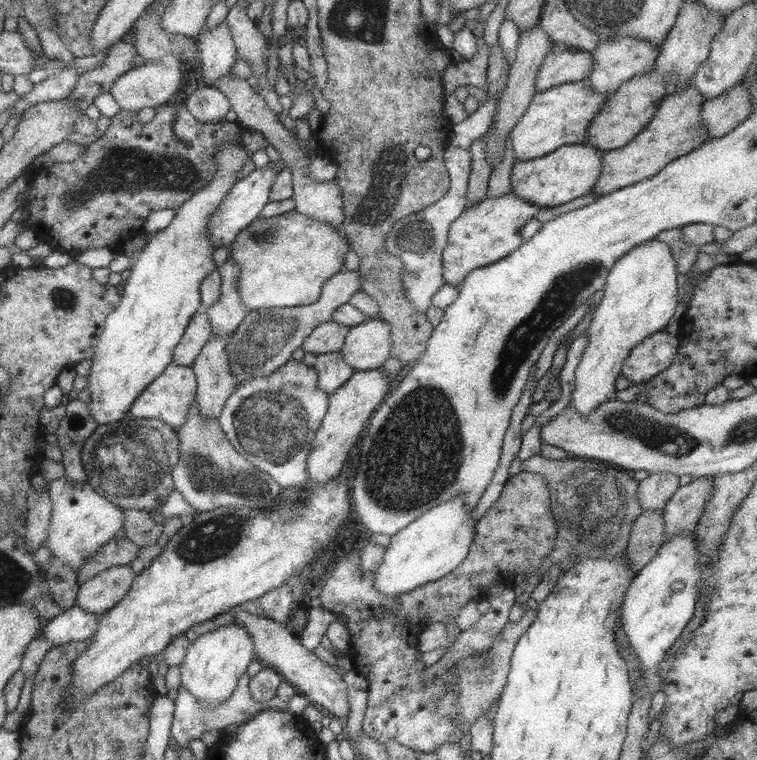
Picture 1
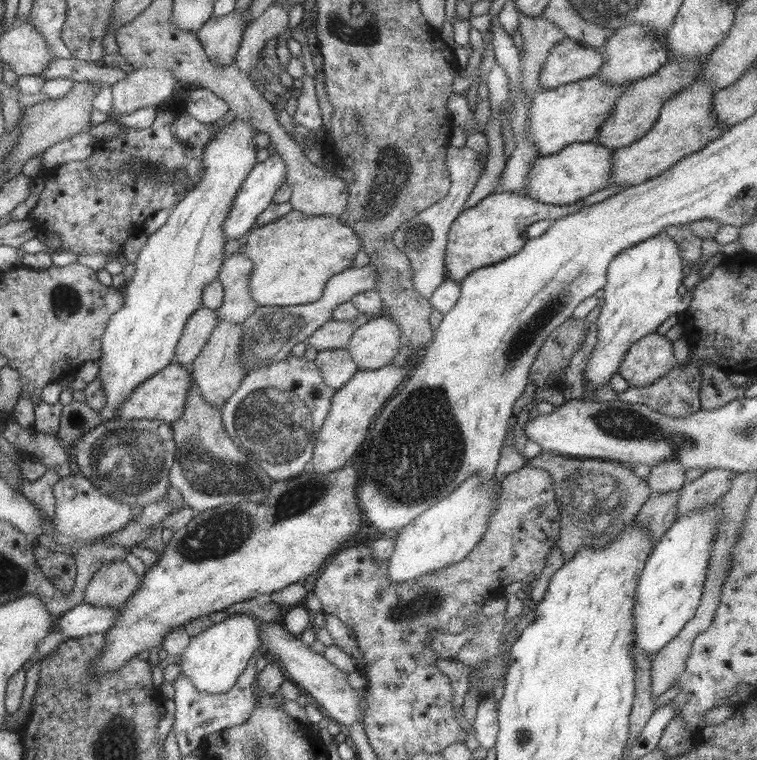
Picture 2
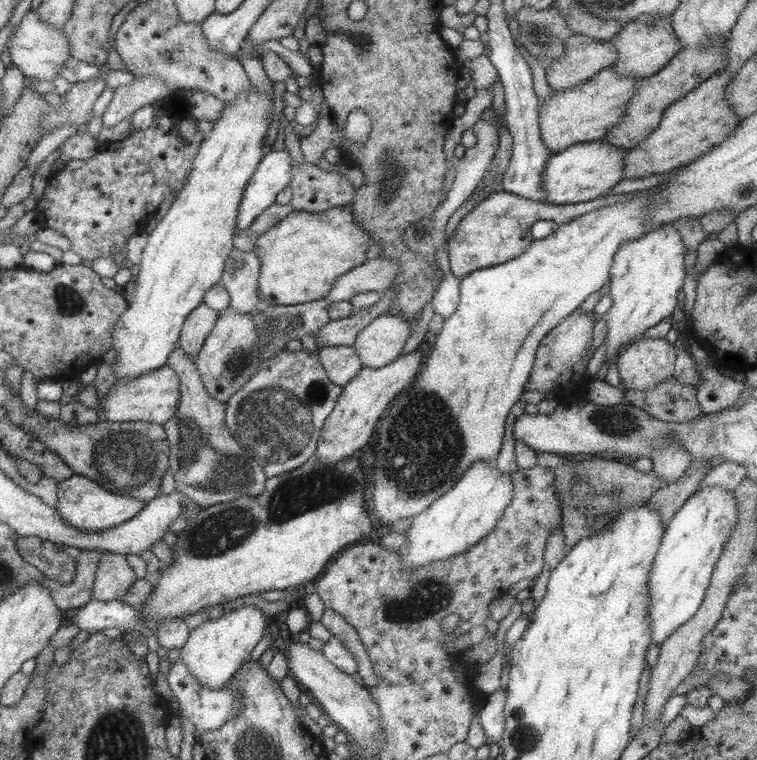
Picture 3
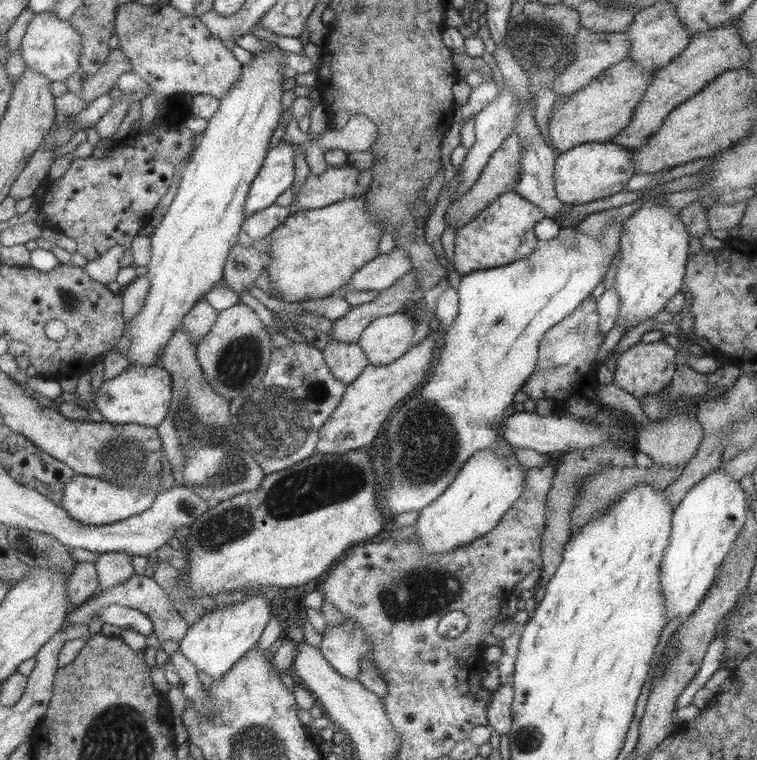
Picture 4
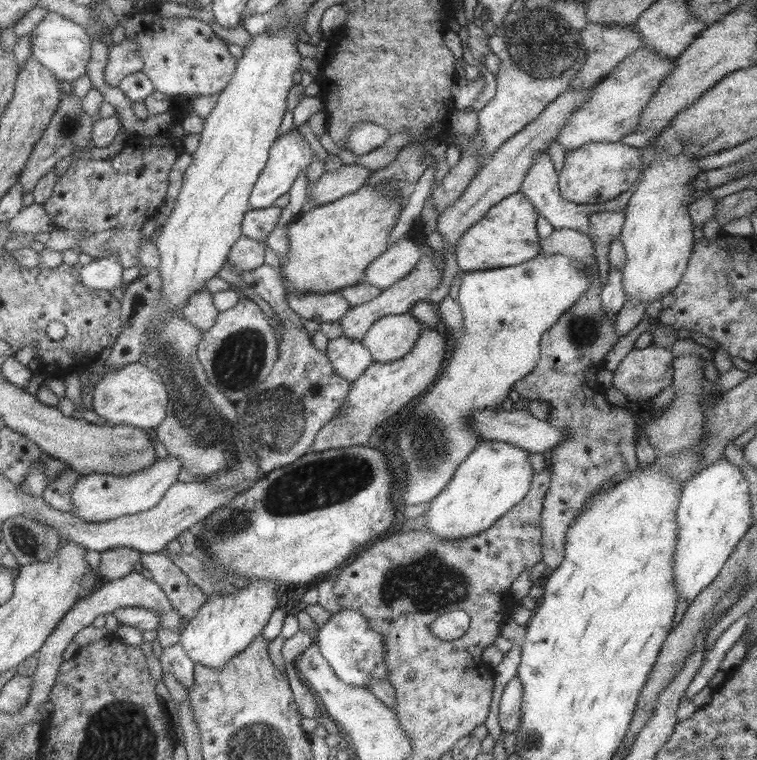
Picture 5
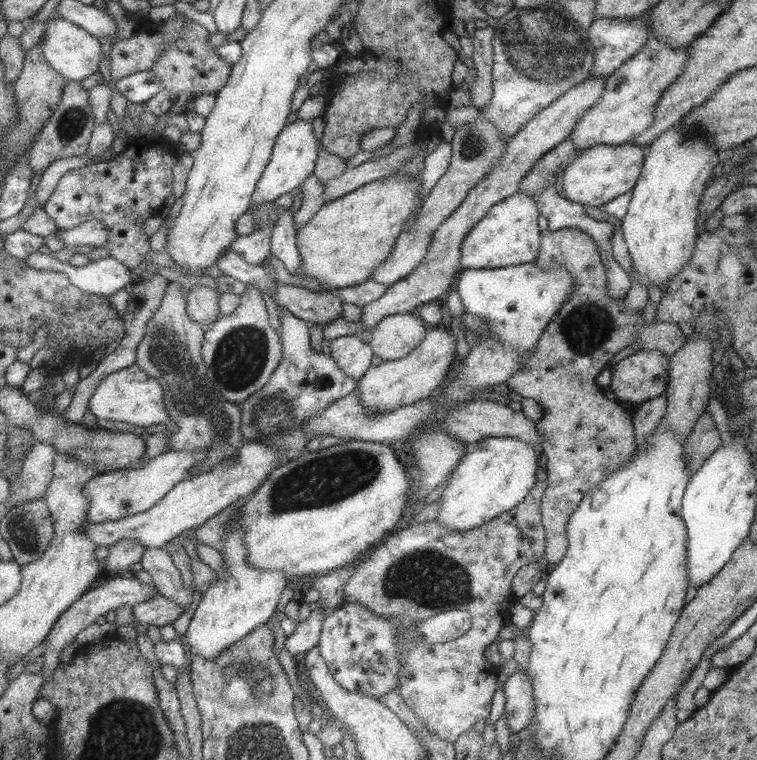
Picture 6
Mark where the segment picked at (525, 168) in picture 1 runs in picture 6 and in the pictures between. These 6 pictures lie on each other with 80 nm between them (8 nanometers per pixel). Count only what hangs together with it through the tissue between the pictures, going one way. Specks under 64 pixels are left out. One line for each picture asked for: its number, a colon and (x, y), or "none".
2: (578, 169)
3: (583, 171)
4: (590, 171)
5: (595, 172)
6: (600, 173)

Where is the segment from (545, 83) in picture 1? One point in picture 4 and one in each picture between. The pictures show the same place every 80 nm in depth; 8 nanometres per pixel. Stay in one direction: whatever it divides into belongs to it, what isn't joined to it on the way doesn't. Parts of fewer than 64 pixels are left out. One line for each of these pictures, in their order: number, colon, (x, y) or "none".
2: (568, 61)
3: (582, 57)
4: (594, 52)

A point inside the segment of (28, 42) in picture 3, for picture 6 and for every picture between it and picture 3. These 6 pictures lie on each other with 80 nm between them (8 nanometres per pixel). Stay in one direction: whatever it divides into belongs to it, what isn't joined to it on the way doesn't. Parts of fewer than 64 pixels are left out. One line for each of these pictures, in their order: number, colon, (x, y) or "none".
4: (50, 45)
5: (61, 46)
6: (75, 54)

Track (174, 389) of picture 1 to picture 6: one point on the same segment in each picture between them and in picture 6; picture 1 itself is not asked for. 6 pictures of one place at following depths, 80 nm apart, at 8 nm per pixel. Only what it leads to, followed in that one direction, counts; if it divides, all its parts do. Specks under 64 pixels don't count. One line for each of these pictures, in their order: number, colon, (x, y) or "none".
2: (162, 396)
3: (152, 397)
4: (140, 394)
5: (133, 395)
6: (129, 395)

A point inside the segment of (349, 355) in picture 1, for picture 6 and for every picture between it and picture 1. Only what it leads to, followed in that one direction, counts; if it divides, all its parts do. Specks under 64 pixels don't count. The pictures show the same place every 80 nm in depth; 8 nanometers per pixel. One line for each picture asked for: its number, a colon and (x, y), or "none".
2: (374, 345)
3: (380, 342)
4: (385, 339)
5: (391, 337)
6: (392, 338)

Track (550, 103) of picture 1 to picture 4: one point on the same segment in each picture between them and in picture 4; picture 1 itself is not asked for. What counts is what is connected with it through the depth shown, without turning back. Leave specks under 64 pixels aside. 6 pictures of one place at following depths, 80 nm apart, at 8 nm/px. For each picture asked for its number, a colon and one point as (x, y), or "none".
2: (571, 113)
3: (584, 113)
4: (596, 113)

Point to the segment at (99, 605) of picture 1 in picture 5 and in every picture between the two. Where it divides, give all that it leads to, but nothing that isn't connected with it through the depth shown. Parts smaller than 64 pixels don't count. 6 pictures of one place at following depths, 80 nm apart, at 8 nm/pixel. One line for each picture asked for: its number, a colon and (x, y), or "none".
2: (111, 585)
3: (113, 576)
4: (112, 568)
5: (116, 562)

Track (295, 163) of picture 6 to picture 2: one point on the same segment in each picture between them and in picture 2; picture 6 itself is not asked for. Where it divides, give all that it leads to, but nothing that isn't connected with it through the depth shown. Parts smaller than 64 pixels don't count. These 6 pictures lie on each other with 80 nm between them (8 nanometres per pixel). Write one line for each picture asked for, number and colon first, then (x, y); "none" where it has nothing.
2: (254, 195)
3: (273, 173)
4: (276, 174)
5: (290, 153)

